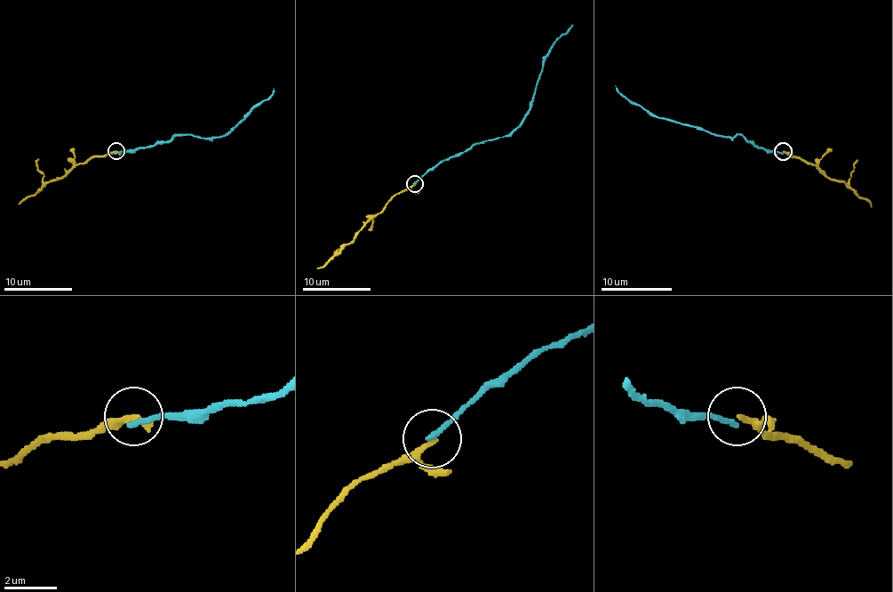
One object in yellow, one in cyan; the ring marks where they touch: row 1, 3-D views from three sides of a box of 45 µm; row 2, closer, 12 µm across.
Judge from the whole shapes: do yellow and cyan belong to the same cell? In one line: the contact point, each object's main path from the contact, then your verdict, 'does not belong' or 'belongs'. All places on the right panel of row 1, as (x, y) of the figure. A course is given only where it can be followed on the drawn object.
place (783, 151); course yellow (782, 152), (814, 164), (825, 175), (841, 180), (871, 207); course cyan (782, 152), (759, 148), (741, 134), (721, 138), (702, 129), (650, 116), (625, 99), (615, 86); belongs

